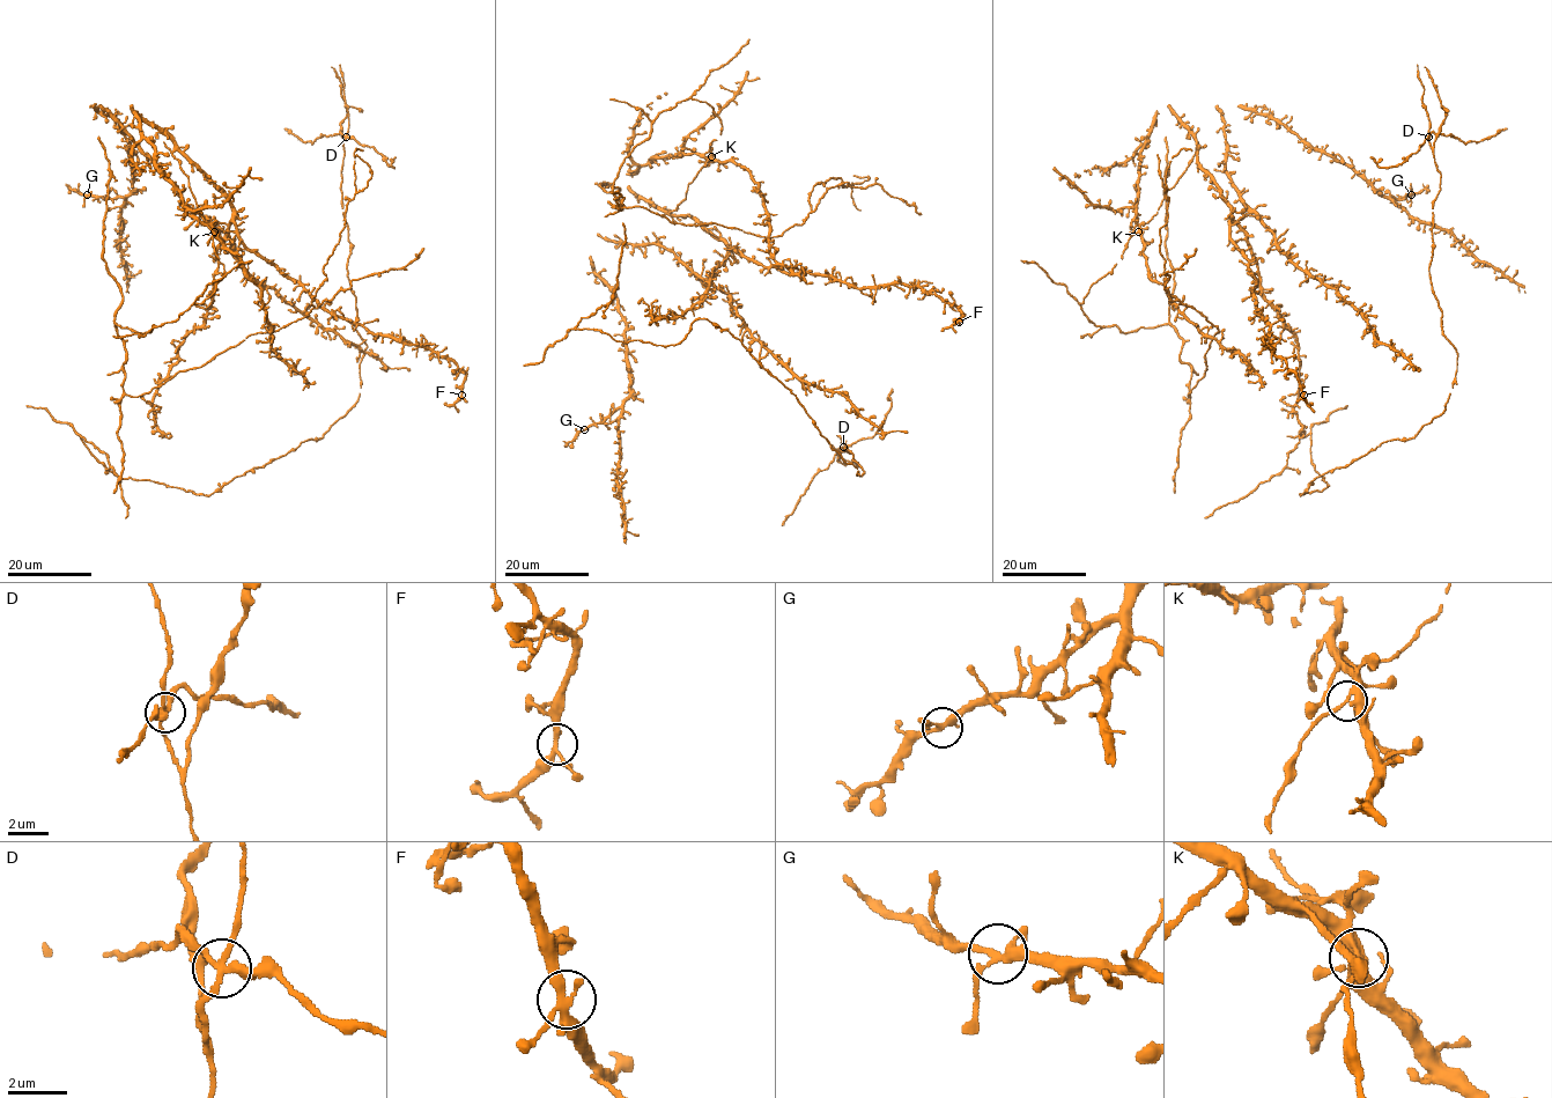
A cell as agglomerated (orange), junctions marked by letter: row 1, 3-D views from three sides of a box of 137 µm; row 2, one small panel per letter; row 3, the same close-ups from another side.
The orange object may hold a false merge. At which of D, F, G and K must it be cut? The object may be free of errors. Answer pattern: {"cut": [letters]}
{"cut": ["D"]}

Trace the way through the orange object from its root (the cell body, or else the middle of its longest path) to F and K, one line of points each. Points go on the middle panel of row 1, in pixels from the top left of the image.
F: (755, 182), (741, 166), (707, 159), (670, 213), (786, 273), (933, 292), (959, 322)
K: (755, 182), (748, 169), (730, 161), (717, 161), (711, 155)

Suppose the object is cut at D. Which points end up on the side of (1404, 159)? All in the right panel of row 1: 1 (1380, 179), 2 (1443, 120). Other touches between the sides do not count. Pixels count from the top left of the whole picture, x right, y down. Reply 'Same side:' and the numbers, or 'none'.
Same side: none

